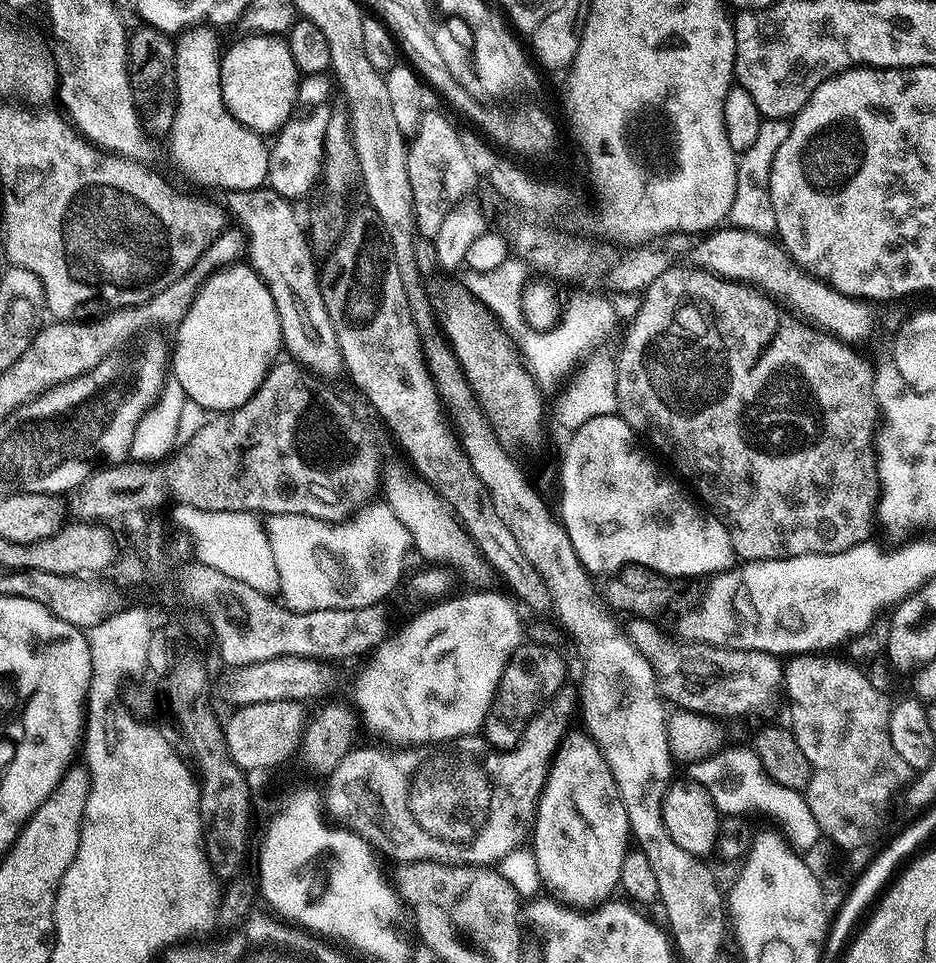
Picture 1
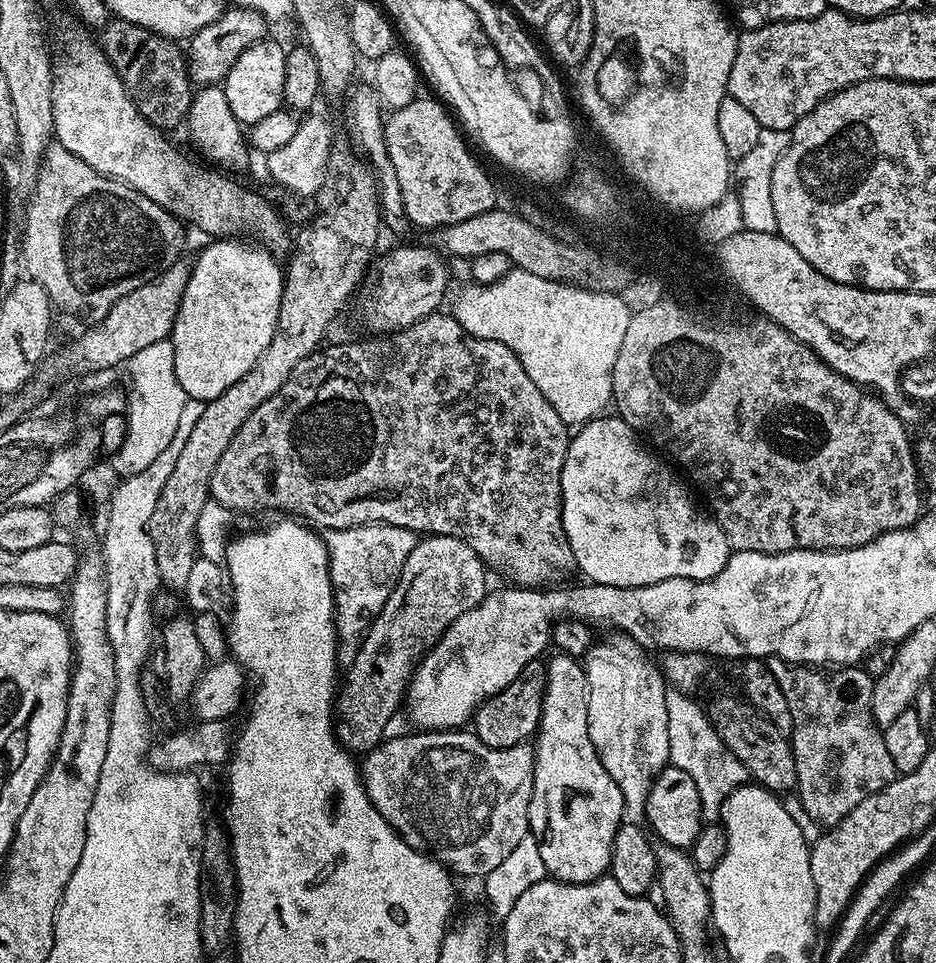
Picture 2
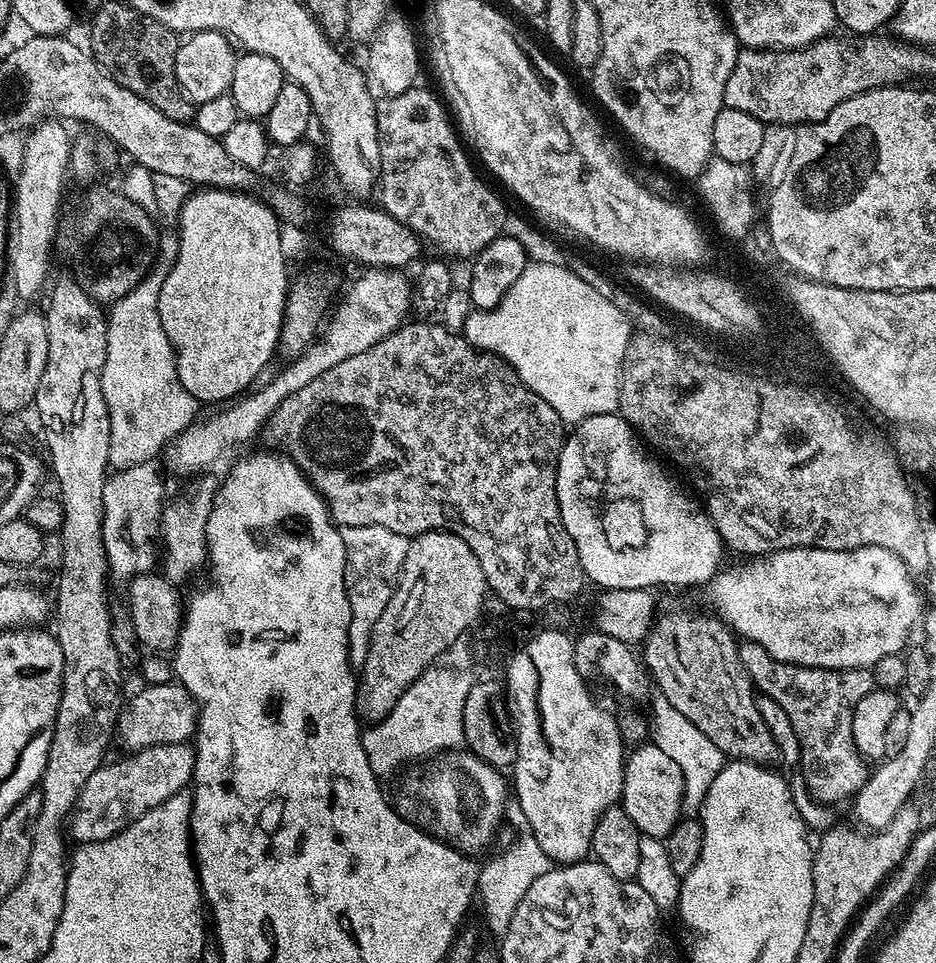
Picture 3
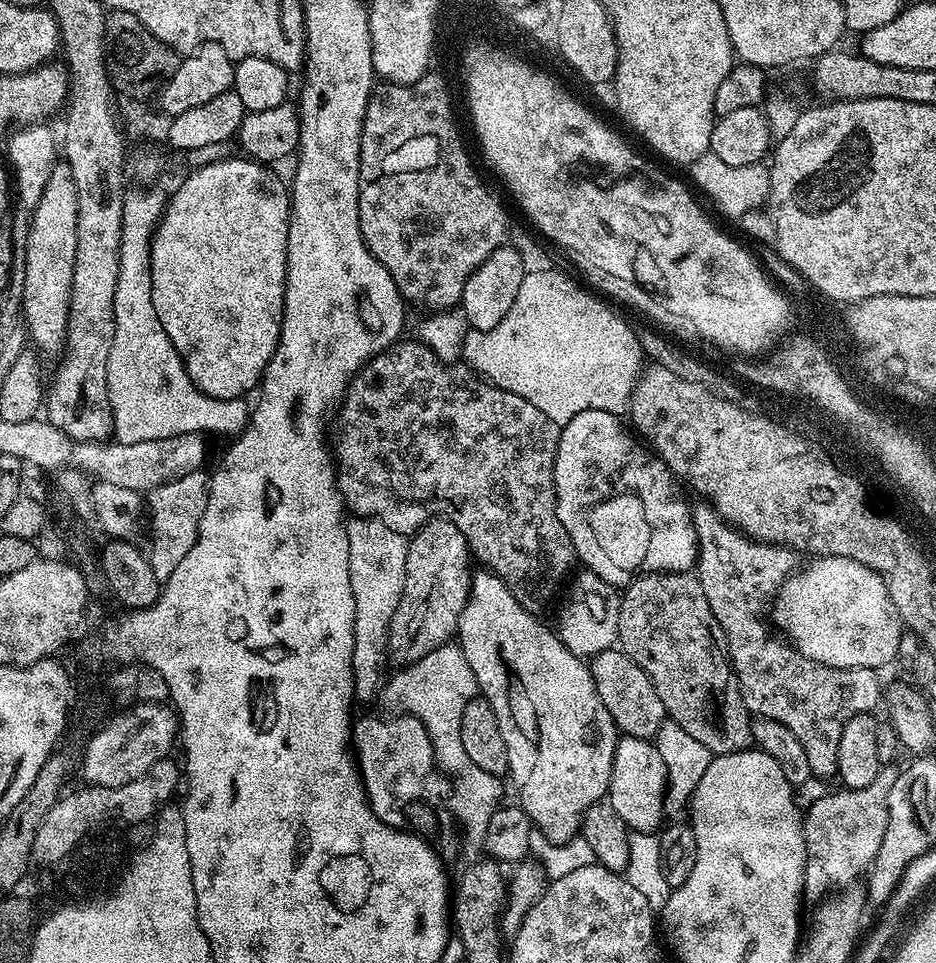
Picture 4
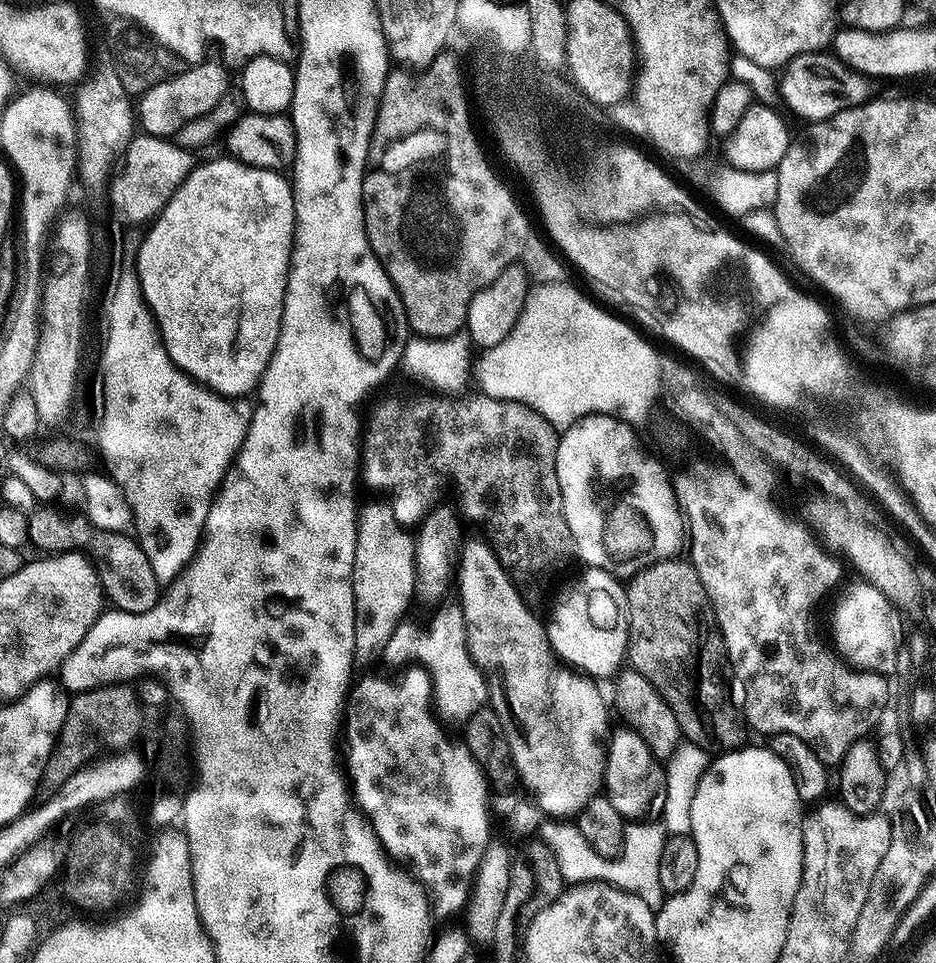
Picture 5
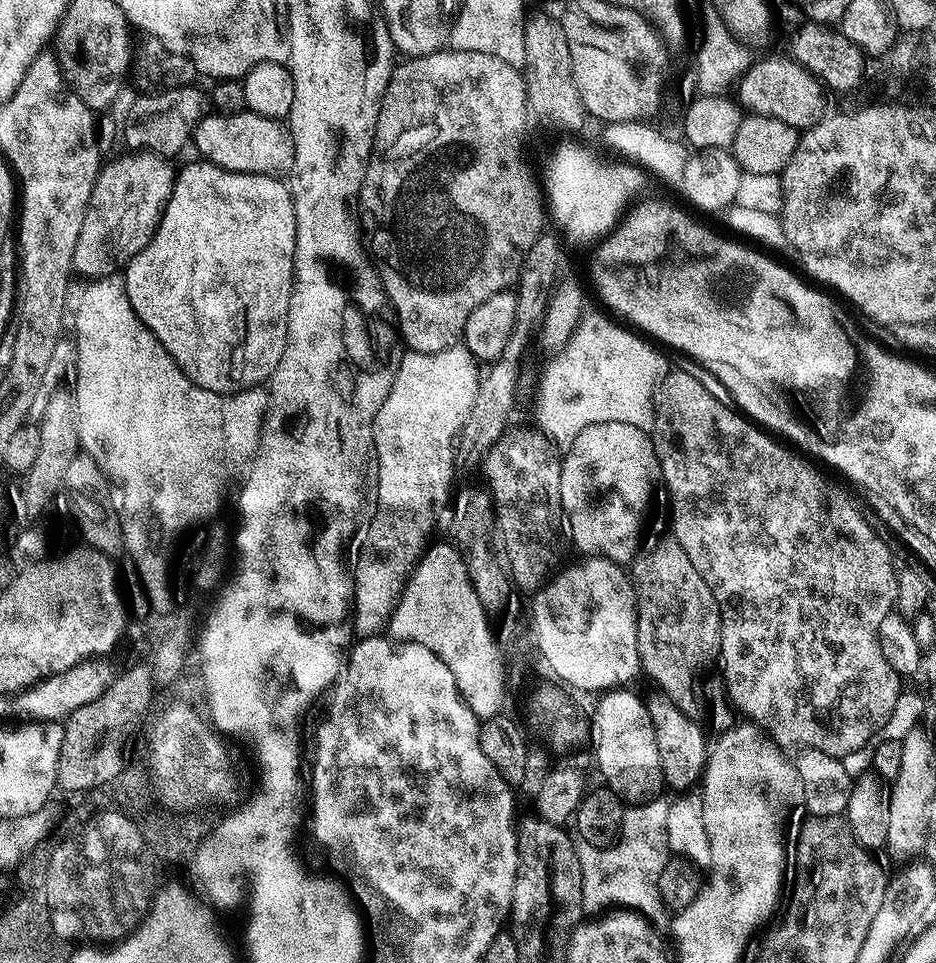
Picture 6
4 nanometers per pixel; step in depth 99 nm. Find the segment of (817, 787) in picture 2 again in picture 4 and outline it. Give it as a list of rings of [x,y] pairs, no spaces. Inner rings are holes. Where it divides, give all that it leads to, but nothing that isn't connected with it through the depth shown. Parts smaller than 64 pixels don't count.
[[[704,502],[692,508],[692,525],[696,531],[698,553],[694,574],[700,579],[702,594],[706,594],[706,602],[710,602],[710,610],[714,618],[718,618],[718,626],[722,626],[724,631],[723,643],[726,645],[726,655],[734,673],[734,684],[746,710],[753,717],[765,716],[774,722],[782,722],[782,726],[786,726],[786,730],[790,730],[790,734],[794,734],[794,738],[802,742],[802,750],[806,750],[806,762],[810,762],[813,777],[835,777],[838,766],[838,742],[842,738],[846,722],[863,712],[871,713],[872,707],[881,703],[882,681],[876,677],[879,676],[877,669],[831,668],[814,662],[791,644],[778,638],[777,633],[767,623],[764,625],[760,621],[760,611],[763,608],[765,611],[766,601],[777,591],[779,585],[797,571],[798,556],[793,549],[785,548],[783,544],[765,544],[763,540],[745,536],[740,529],[726,523],[715,508]]]

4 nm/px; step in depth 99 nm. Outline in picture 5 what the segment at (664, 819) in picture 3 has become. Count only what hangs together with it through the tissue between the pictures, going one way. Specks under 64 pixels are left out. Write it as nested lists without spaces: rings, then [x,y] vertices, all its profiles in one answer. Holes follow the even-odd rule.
[[[621,727],[611,733],[606,744],[603,791],[610,802],[614,802],[614,810],[618,810],[618,814],[625,818],[640,818],[652,803],[657,803],[665,786],[665,769],[633,728]]]

